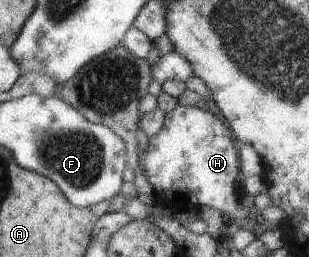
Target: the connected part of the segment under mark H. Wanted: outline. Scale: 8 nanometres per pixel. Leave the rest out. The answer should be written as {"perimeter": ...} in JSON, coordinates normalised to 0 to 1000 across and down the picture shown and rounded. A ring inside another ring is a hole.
{"perimeter":[[[573,405],[553,436],[534,440],[534,467],[521,506],[495,529],[482,529],[476,584],[456,588],[443,568],[443,615],[450,615],[450,650],[476,693],[476,704],[502,747],[502,770],[528,802],[540,802],[557,817],[605,817],[634,833],[644,825],[647,805],[670,802],[709,817],[725,833],[735,864],[761,864],[773,891],[803,895],[825,926],[838,926],[845,911],[871,903],[871,895],[906,895],[919,914],[919,872],[913,879],[871,879],[845,821],[825,802],[793,809],[786,790],[786,759],[777,735],[761,716],[767,693],[780,689],[773,623],[773,560],[764,553],[748,506],[709,459],[696,455],[683,432],[657,428],[654,420],[631,420],[615,412],[592,412]],[[806,856],[819,856],[828,872],[825,891],[803,883]]]}

